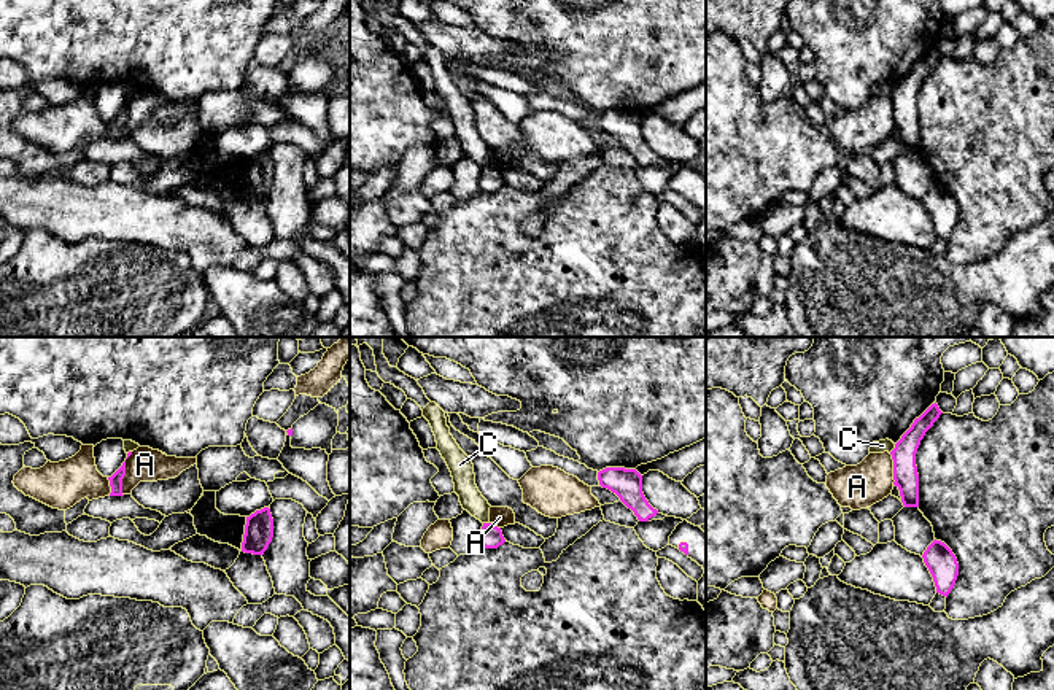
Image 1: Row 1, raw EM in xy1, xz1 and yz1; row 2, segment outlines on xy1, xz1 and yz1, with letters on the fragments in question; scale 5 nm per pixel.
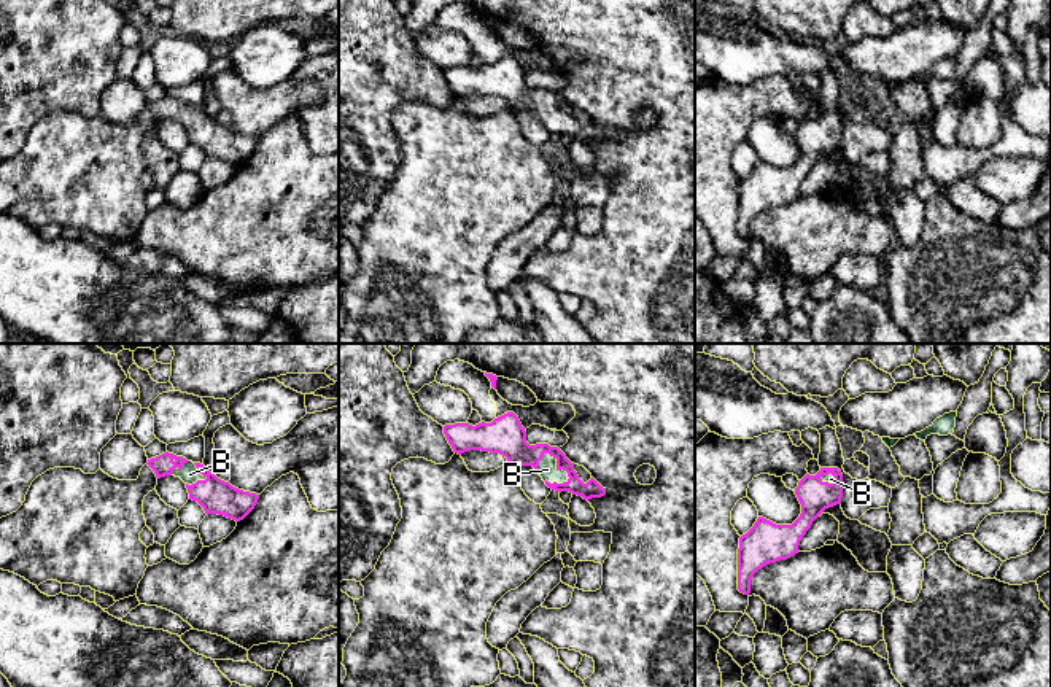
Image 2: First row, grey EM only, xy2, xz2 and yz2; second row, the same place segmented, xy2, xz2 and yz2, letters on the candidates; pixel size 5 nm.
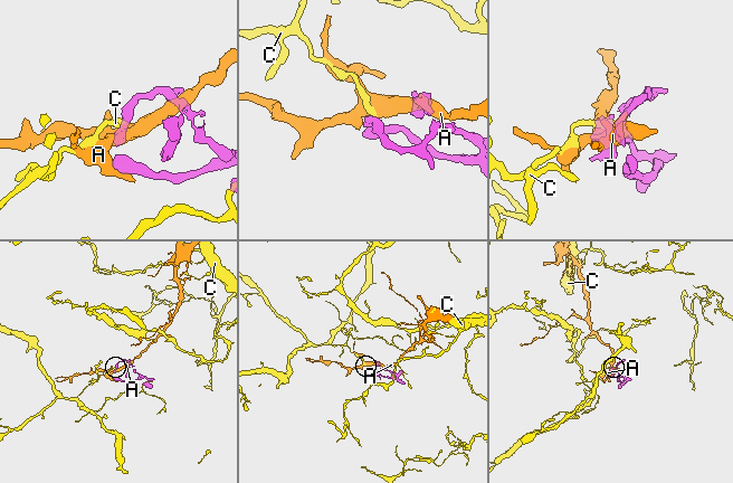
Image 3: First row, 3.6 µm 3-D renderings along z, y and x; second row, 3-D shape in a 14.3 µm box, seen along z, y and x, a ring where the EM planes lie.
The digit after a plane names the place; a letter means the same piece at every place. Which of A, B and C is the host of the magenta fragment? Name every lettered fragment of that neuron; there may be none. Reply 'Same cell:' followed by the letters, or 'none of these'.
Same cell: B

